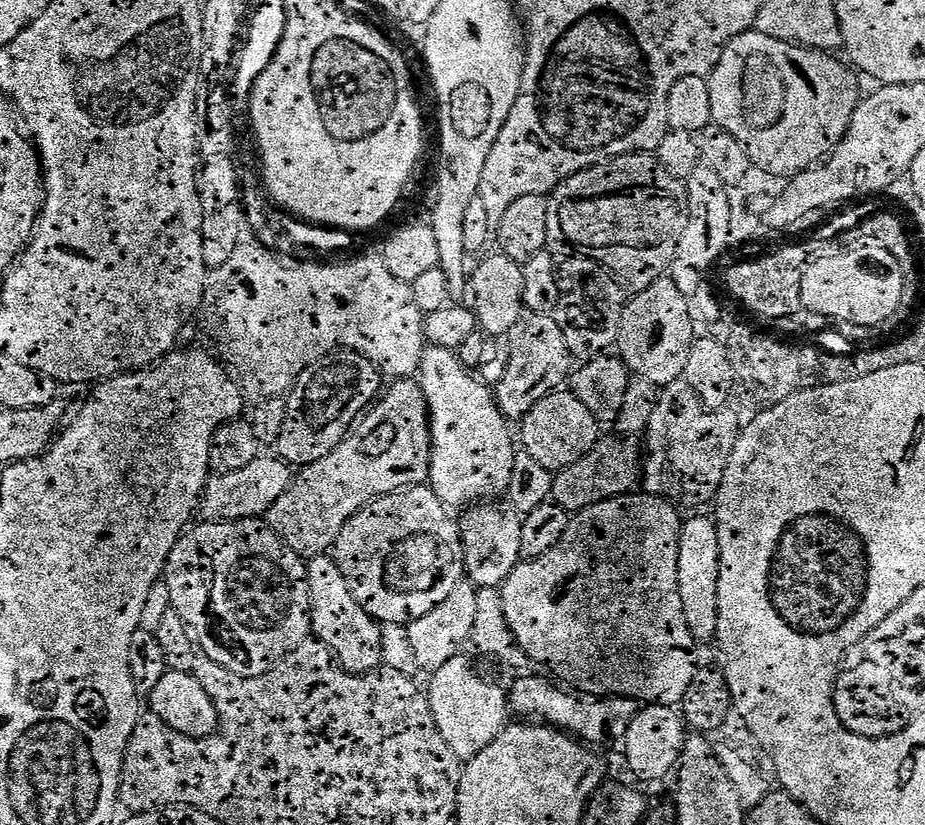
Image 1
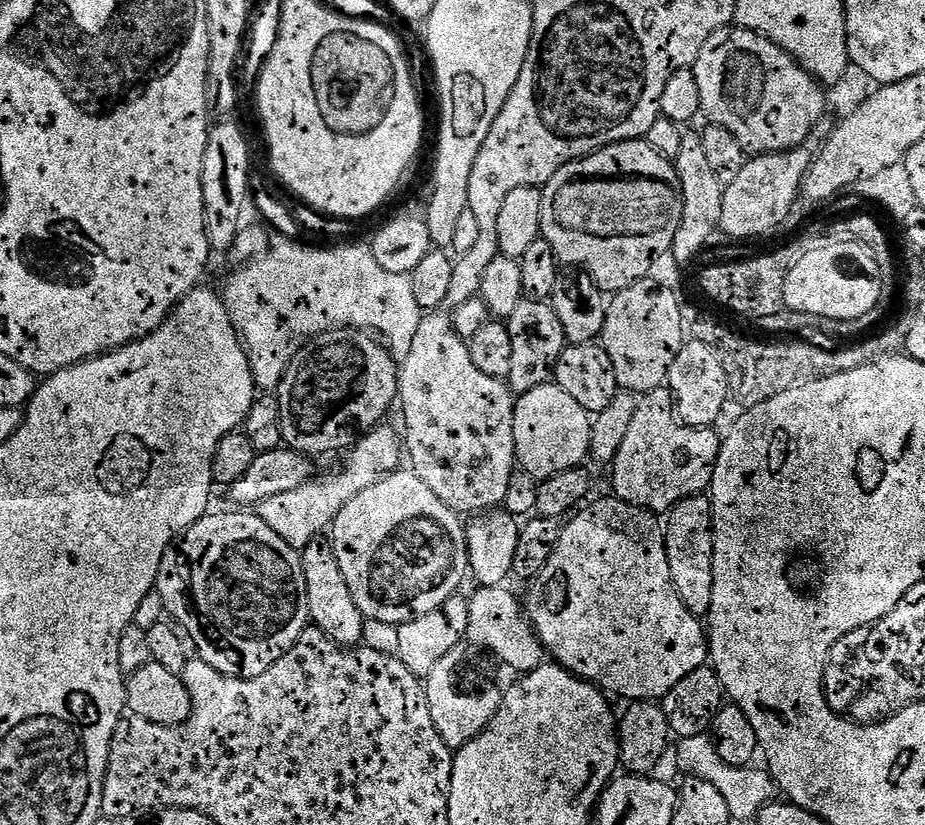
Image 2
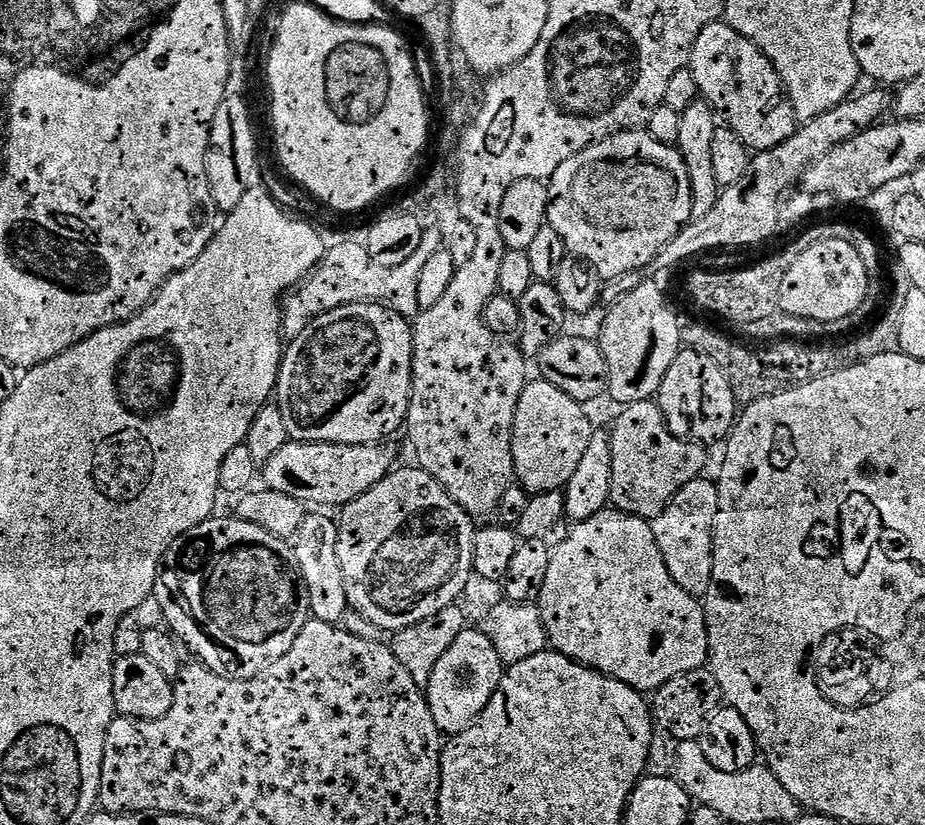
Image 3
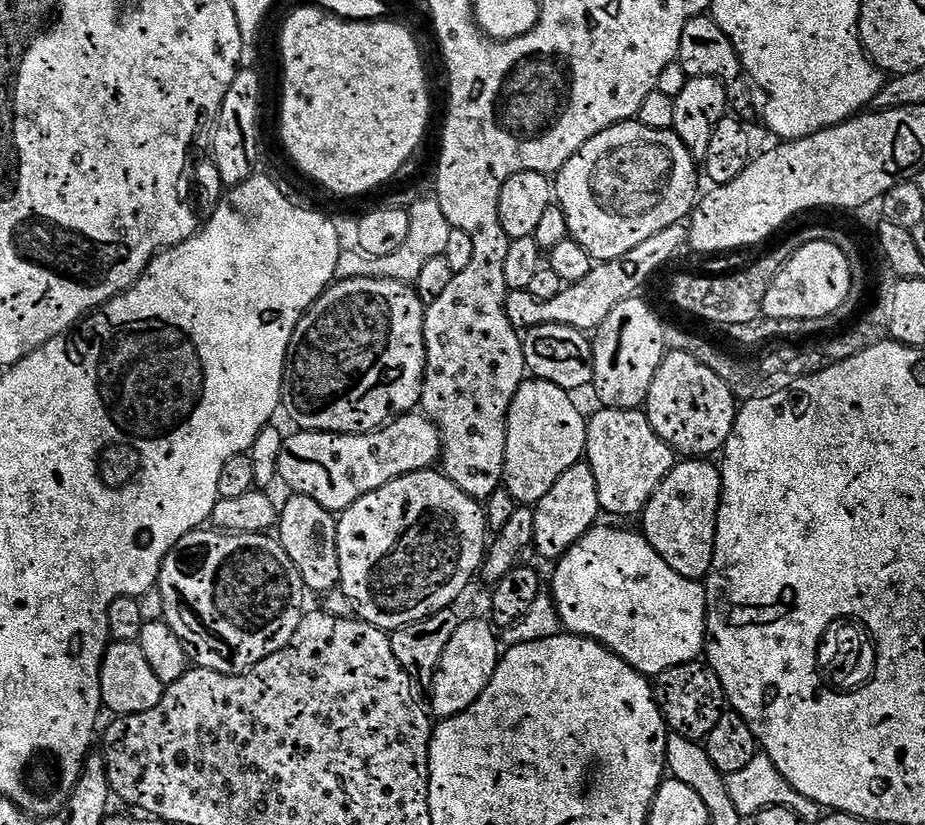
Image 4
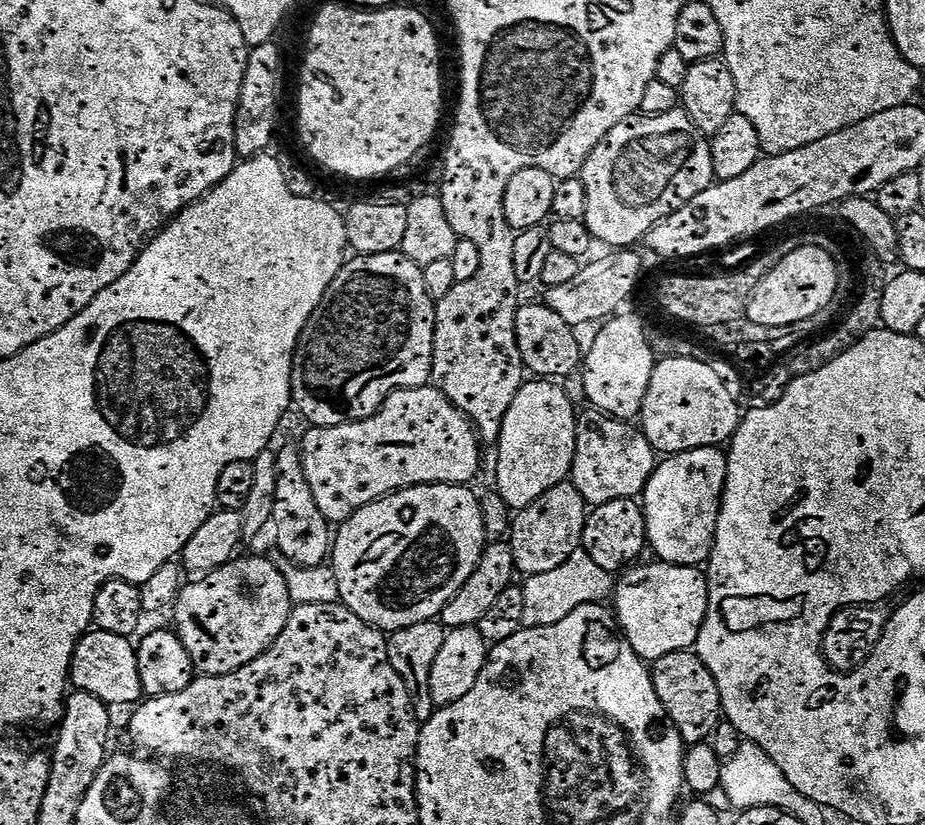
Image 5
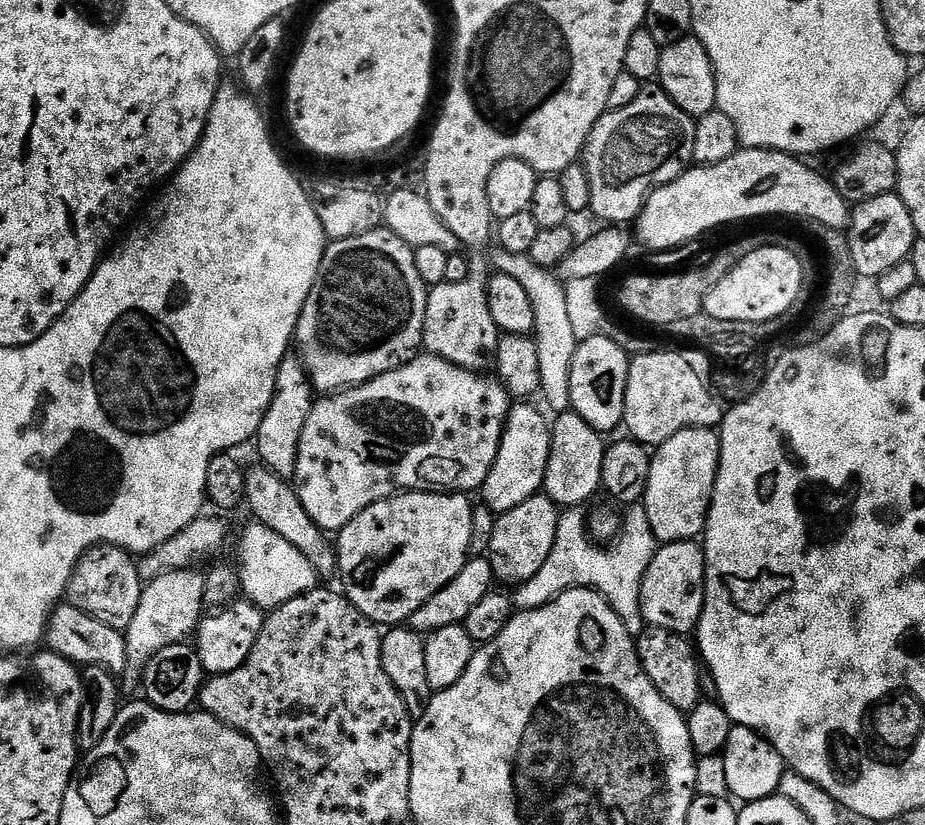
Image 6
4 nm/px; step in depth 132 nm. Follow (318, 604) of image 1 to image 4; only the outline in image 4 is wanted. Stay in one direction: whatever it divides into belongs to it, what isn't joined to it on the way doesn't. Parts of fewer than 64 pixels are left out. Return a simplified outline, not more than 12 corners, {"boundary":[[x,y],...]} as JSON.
{"boundary":[[295,494],[279,542],[309,593],[340,582],[337,517]]}

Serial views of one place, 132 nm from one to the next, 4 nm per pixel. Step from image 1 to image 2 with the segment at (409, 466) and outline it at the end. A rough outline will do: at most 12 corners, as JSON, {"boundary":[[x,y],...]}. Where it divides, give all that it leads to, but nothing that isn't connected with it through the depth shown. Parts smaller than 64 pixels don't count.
{"boundary":[[377,426],[340,468],[255,505],[291,548],[331,529],[362,490],[401,467],[401,437]]}

